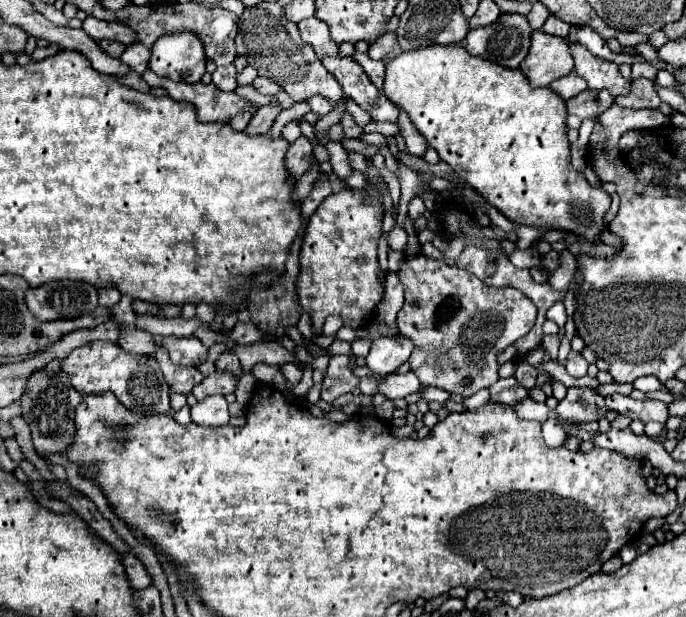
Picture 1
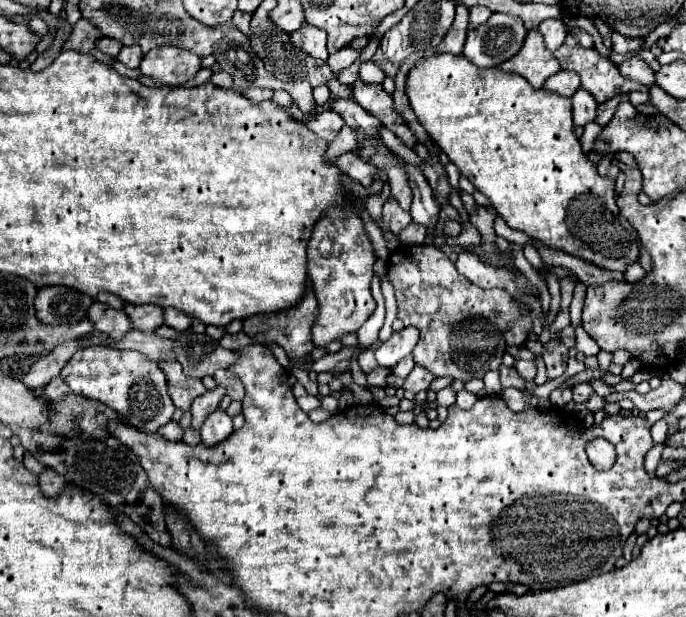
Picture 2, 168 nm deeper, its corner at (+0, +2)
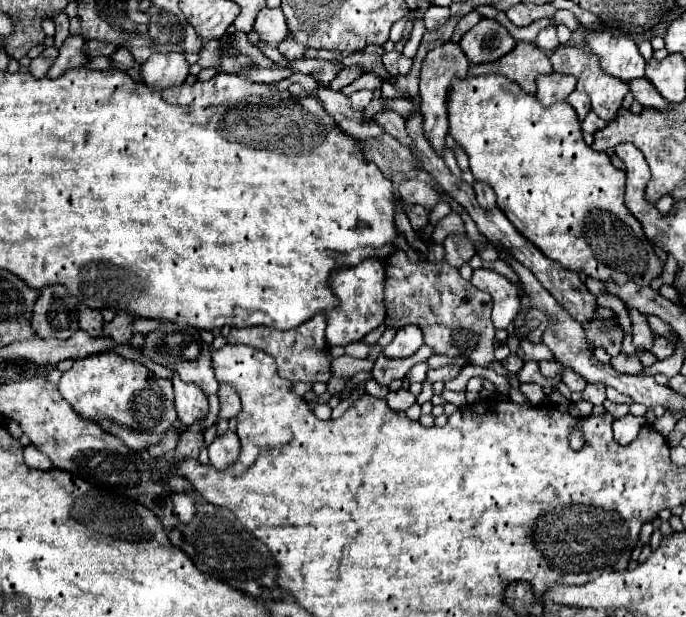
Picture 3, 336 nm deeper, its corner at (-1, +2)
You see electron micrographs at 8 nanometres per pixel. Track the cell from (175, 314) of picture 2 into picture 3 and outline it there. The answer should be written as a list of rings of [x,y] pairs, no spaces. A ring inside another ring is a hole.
[[[137,318],[133,322],[133,334],[149,334],[151,330],[155,330],[157,326],[161,326],[163,322],[159,320],[145,320],[145,318]]]

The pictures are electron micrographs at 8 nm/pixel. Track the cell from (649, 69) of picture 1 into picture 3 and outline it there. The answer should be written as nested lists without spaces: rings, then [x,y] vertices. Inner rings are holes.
[[[587,30],[585,44],[599,58],[601,70],[623,82],[645,76],[645,60],[629,34],[611,34],[609,30]]]

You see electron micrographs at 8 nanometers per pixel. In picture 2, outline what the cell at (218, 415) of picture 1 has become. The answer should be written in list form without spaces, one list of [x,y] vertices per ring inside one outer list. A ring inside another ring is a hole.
[[[216,408],[212,414],[208,414],[208,418],[204,420],[204,424],[200,428],[200,436],[206,446],[218,444],[220,440],[228,438],[228,434],[232,434],[232,432],[234,432],[232,418],[220,408]]]

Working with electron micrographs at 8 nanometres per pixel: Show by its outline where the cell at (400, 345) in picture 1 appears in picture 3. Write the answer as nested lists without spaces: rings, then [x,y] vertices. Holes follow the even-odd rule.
[[[409,324],[409,326],[403,326],[397,330],[393,342],[383,352],[389,358],[407,358],[407,356],[415,354],[421,344],[423,344],[421,330],[413,324]]]

